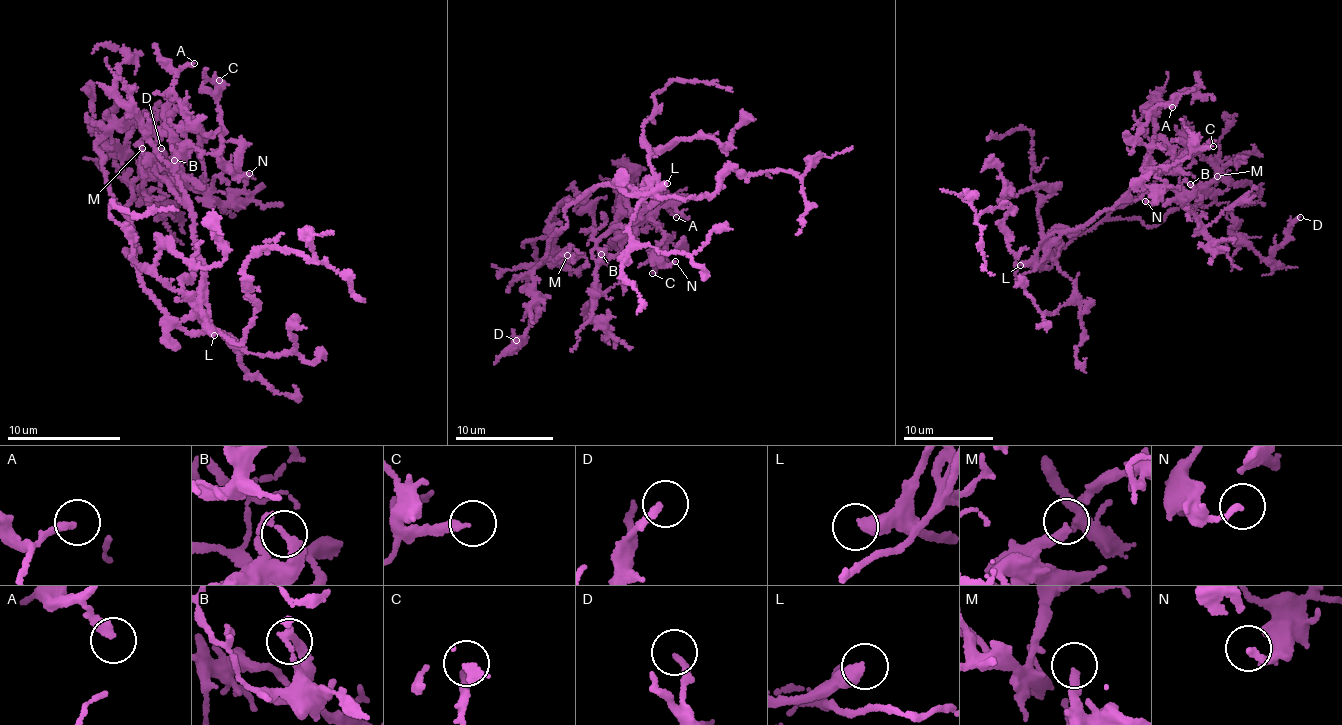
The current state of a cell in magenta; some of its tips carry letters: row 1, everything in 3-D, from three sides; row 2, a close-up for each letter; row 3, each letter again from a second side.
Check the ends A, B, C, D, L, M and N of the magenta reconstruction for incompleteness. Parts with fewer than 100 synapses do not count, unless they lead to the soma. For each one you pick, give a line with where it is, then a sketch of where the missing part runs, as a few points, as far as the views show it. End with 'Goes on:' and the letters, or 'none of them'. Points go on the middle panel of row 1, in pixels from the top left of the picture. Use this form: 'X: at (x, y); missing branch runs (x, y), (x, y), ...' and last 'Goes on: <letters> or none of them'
L: at (667, 183); missing branch runs (667, 183), (670, 166), (639, 113), (635, 38), (618, 4), (596, 15), (592, 31), (581, 23), (558, 30)
Goes on: L

